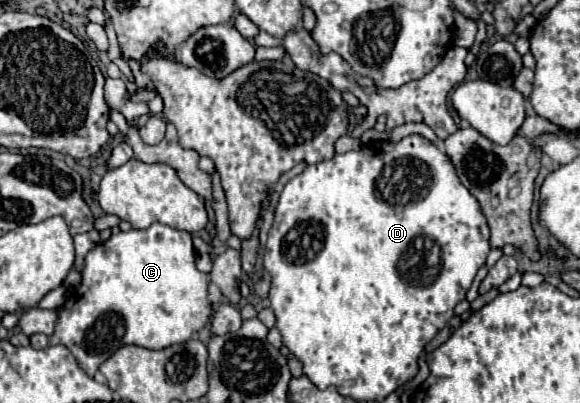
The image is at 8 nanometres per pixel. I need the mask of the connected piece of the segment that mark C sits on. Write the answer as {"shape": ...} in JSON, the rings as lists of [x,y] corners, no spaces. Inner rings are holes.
{"shape":[[[154,224],[146,230],[128,230],[112,234],[108,240],[98,242],[86,256],[82,268],[82,282],[68,292],[66,302],[56,310],[58,322],[54,334],[34,334],[30,336],[30,346],[46,348],[54,344],[64,344],[80,364],[80,368],[94,376],[114,350],[124,344],[142,346],[148,350],[162,350],[172,344],[180,344],[192,338],[210,318],[208,302],[208,280],[206,274],[196,268],[196,252],[188,232],[174,230],[164,224]]]}

